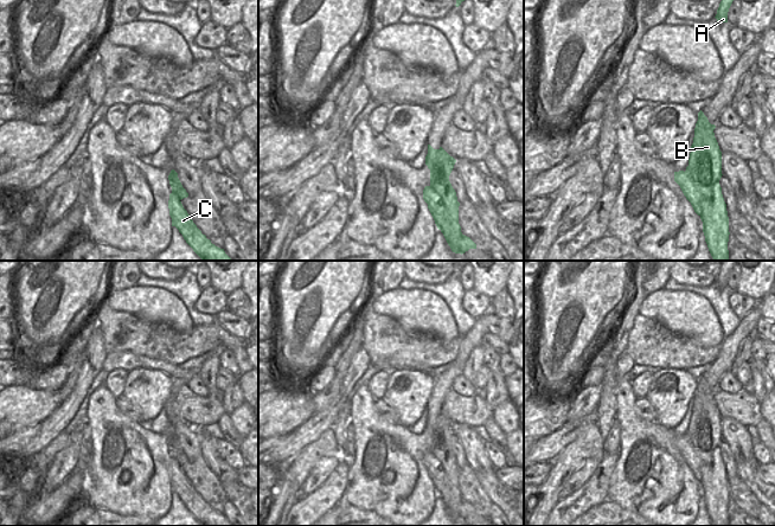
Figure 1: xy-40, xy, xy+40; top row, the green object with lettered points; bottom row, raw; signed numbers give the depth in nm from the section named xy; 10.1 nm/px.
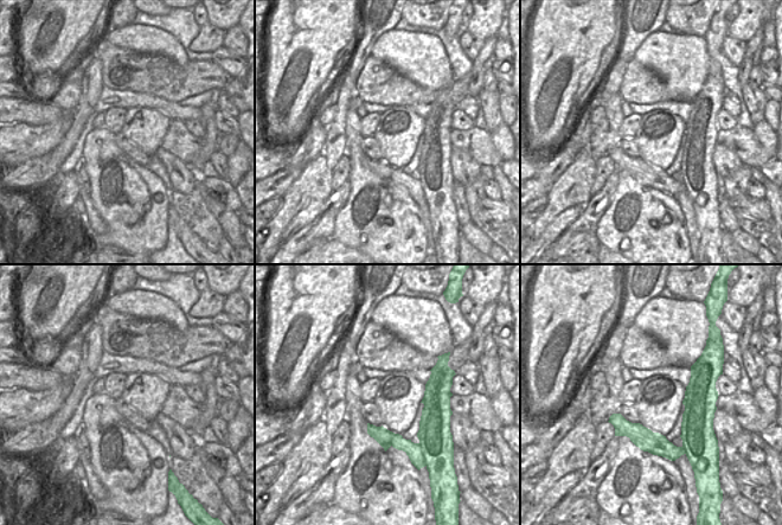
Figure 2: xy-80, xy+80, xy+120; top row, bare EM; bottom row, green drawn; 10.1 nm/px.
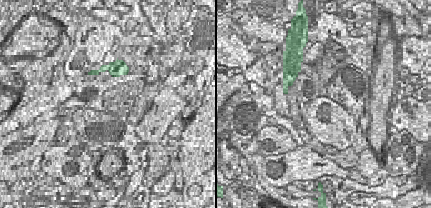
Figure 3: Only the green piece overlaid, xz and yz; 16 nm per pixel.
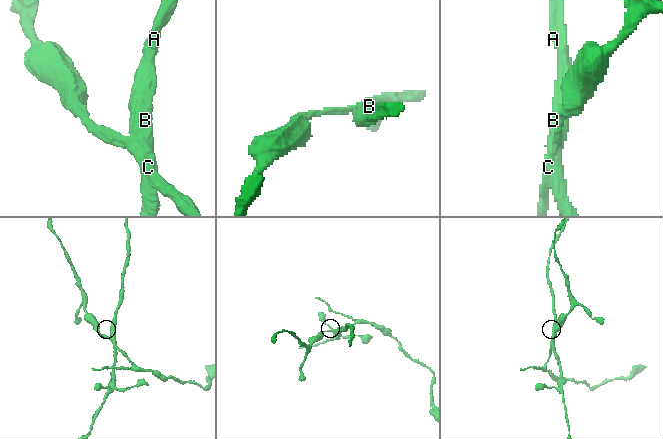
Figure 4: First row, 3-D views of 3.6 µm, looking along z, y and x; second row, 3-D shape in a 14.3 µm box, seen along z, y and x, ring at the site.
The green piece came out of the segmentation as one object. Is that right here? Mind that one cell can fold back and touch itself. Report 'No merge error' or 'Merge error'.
Merge error.

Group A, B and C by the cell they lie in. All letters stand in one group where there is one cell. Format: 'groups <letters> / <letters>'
groups A B / C

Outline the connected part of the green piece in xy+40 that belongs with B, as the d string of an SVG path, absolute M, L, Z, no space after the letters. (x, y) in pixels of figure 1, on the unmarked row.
M698 378L698 386L694 393L693 409L691 411L691 418L688 424L688 431L691 442L694 447L697 455L703 462L703 479L700 485L703 487L703 498L709 517L713 526L728 526L729 525L729 482L726 476L726 469L722 460L722 453L719 445L722 443L722 417L718 408L715 403L716 391L711 390L704 378Z

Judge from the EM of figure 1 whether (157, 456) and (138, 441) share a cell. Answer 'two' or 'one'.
one

